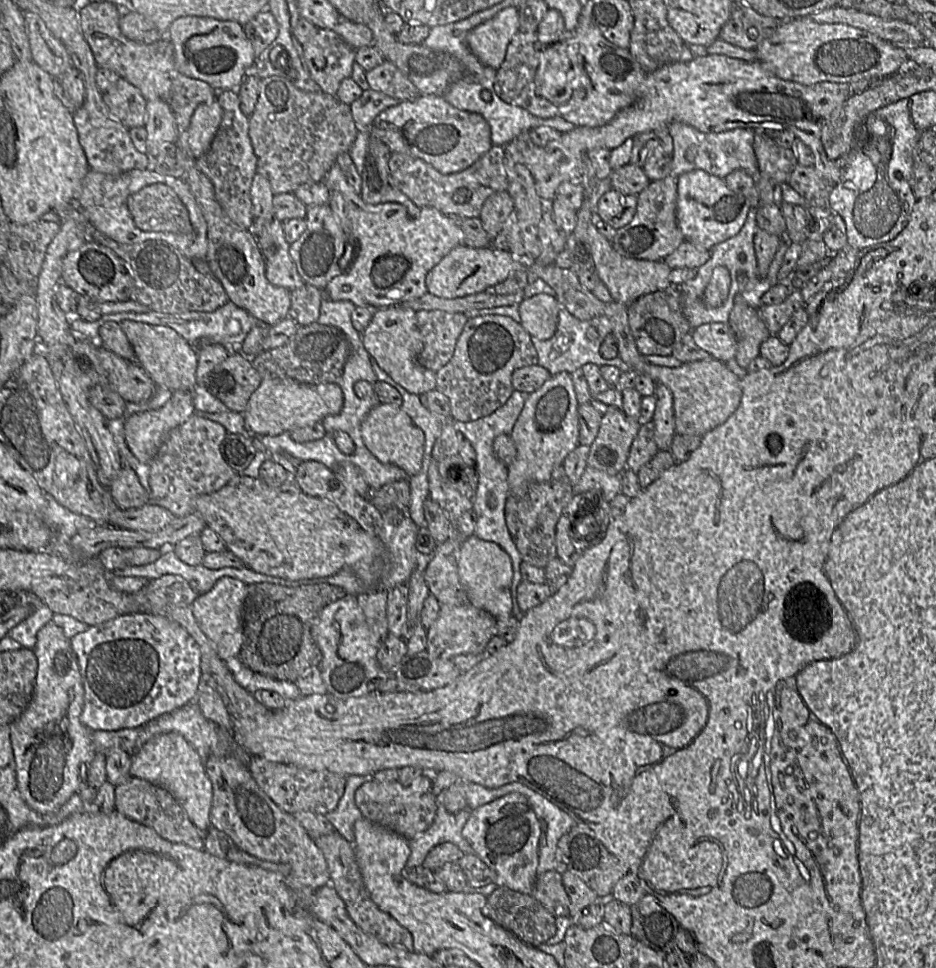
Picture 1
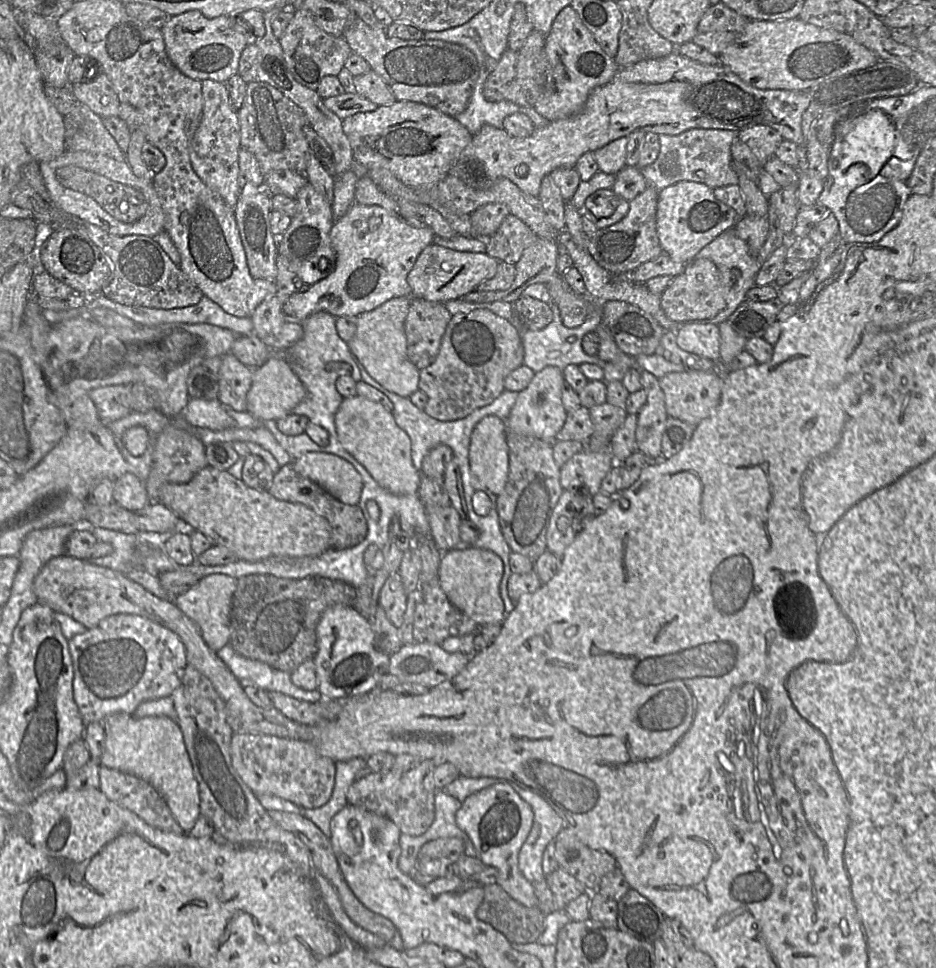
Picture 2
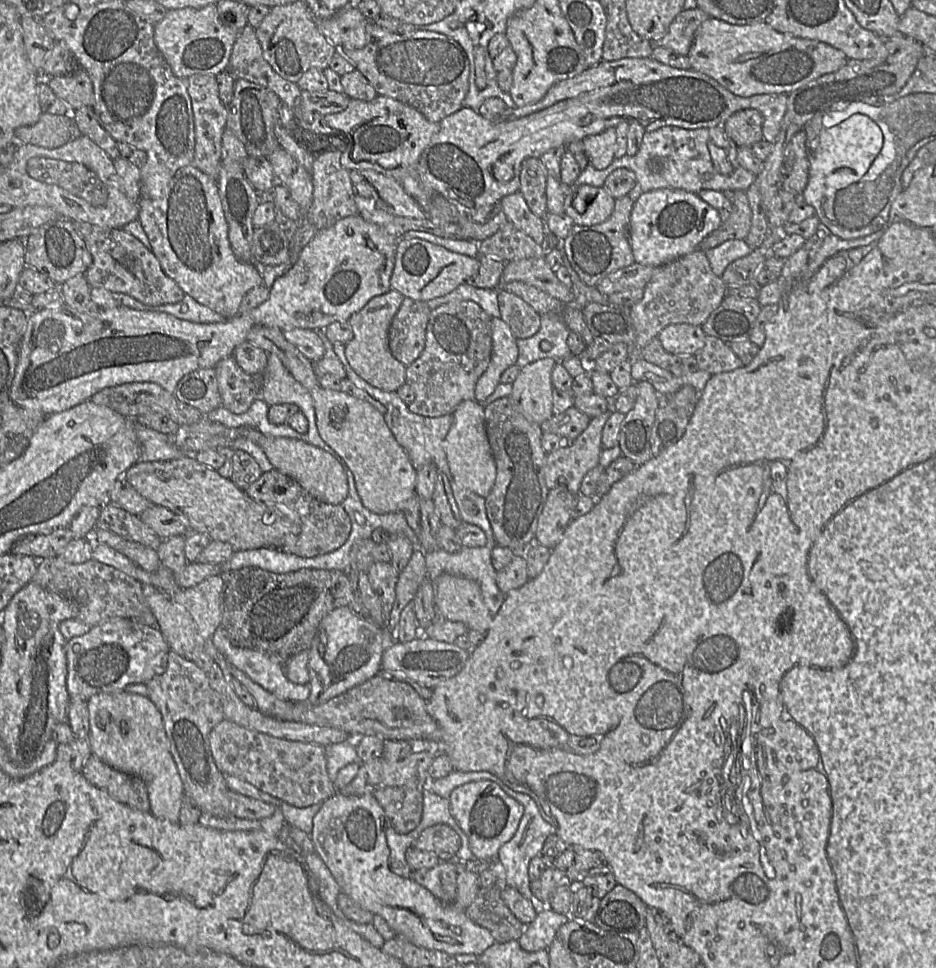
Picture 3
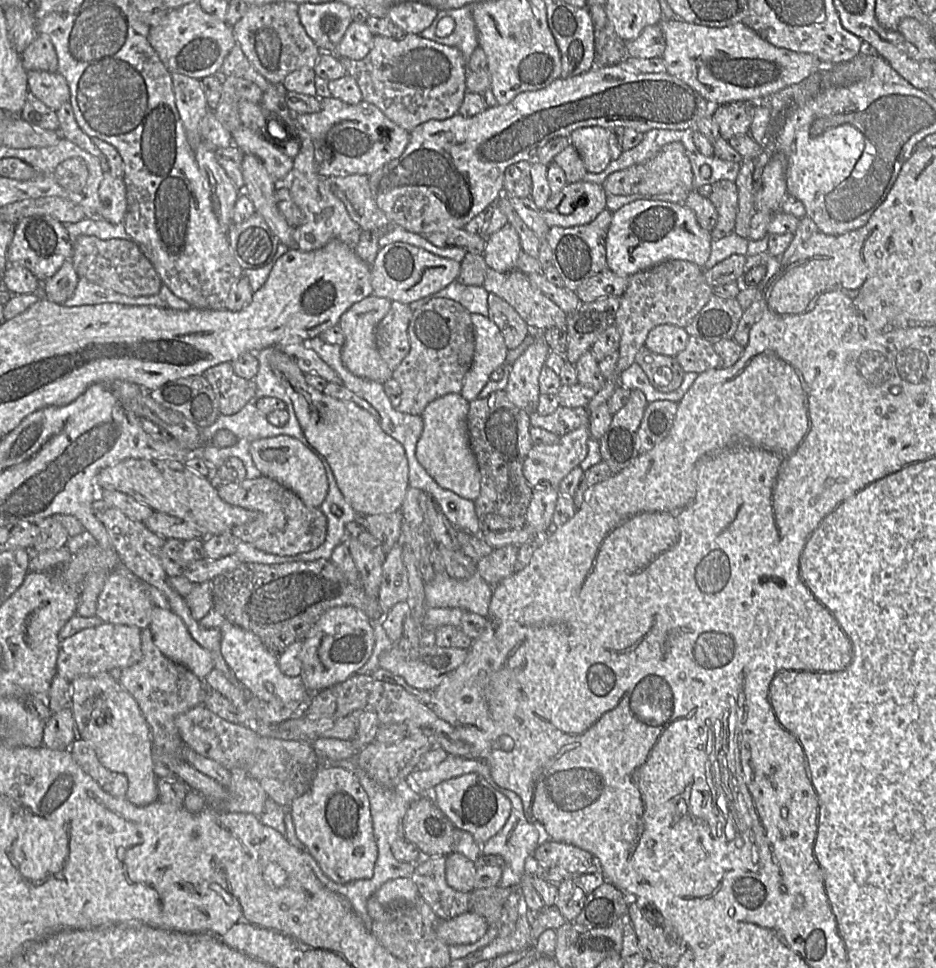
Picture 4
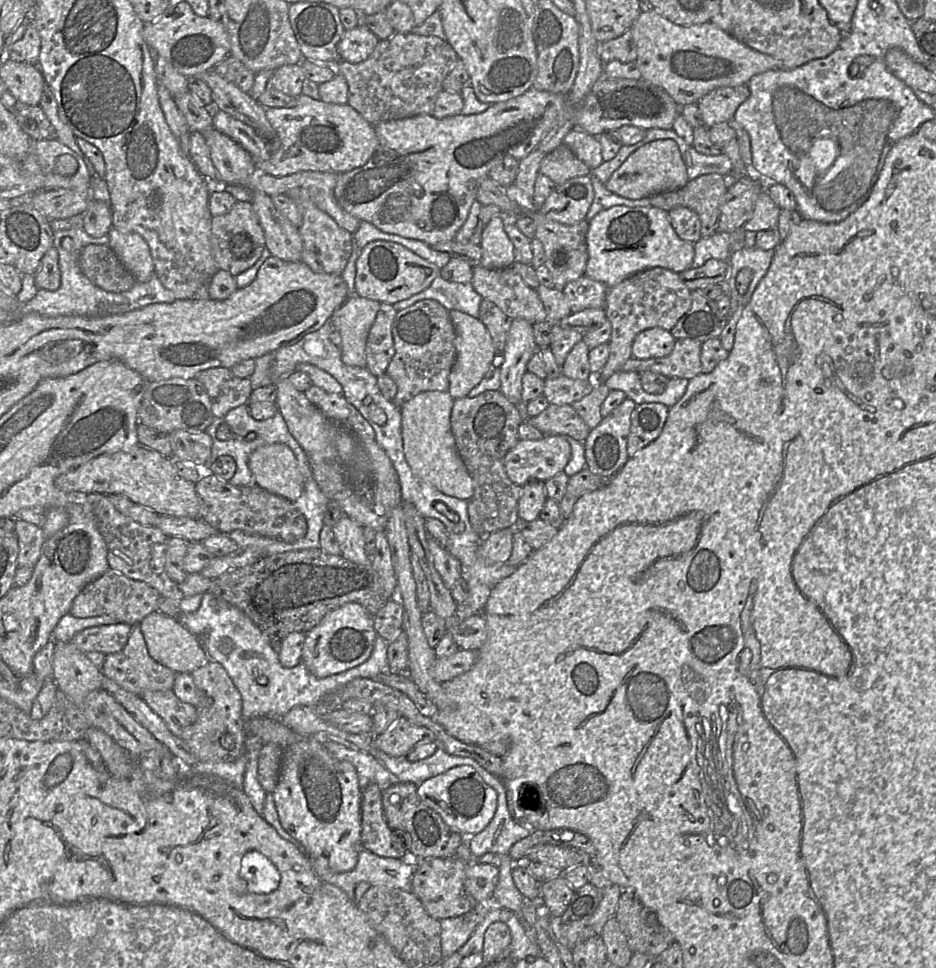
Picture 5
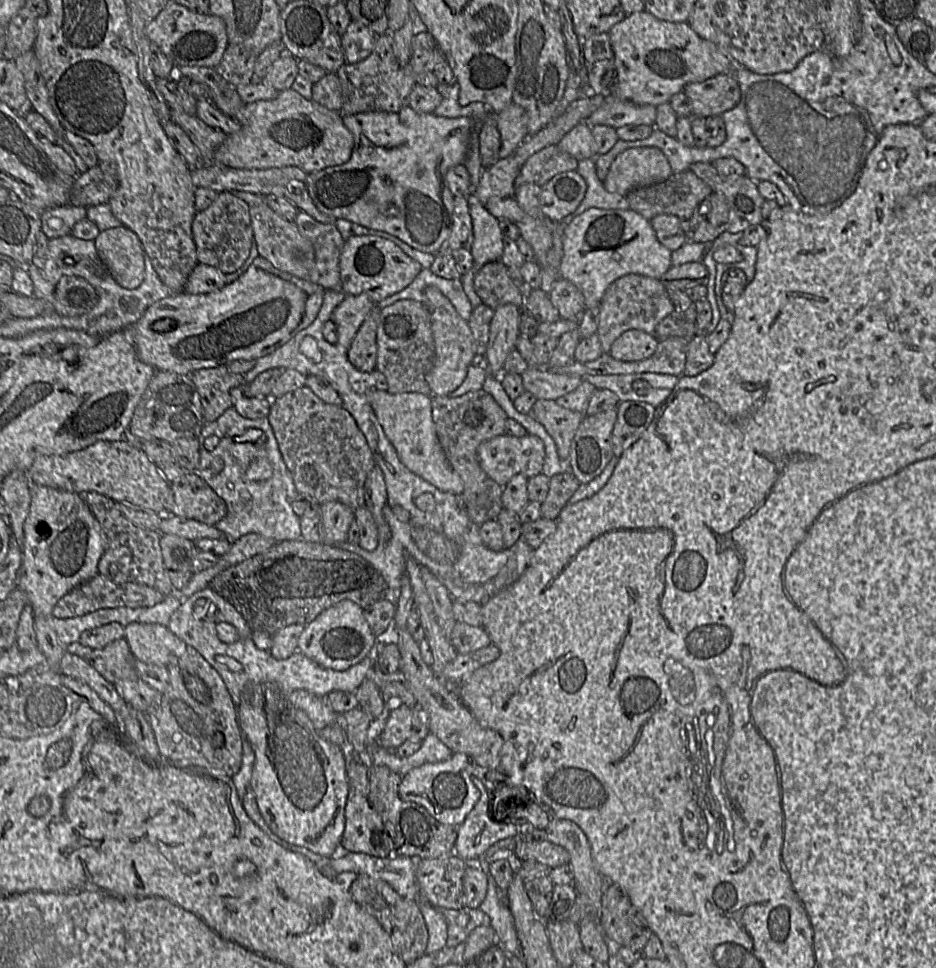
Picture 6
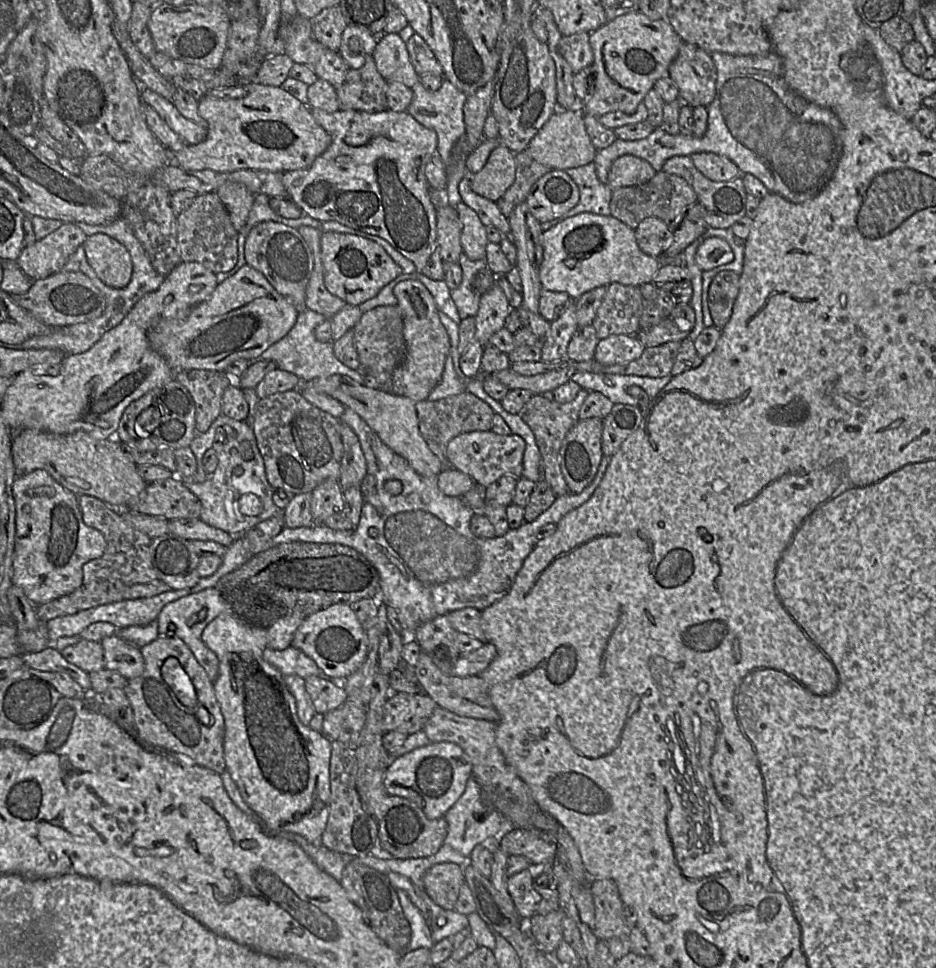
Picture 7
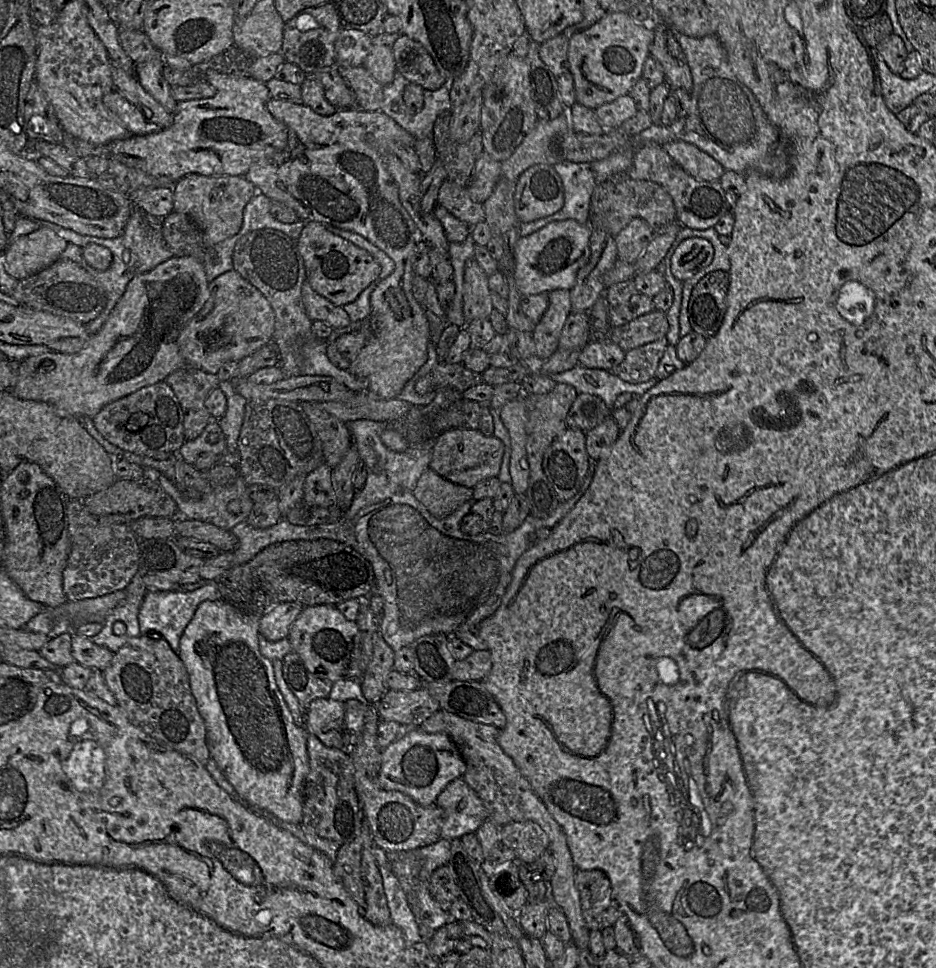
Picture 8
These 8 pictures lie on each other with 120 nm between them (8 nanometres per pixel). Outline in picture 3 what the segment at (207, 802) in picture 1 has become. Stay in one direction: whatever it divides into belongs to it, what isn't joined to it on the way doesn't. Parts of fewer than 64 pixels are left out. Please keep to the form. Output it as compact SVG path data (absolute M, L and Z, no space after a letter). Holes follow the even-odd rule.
M125 690L95 694L86 703L90 725L87 740L92 754L116 770L140 777L147 788L150 813L179 823L184 787L158 708L148 697Z

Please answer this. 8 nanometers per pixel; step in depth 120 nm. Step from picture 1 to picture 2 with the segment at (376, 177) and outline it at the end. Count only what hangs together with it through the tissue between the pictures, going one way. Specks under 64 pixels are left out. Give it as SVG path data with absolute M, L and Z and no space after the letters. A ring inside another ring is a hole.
M364 175L357 179L355 184L354 202L363 205L381 206L414 227L426 226L418 219L400 217L395 199L379 188L368 175Z

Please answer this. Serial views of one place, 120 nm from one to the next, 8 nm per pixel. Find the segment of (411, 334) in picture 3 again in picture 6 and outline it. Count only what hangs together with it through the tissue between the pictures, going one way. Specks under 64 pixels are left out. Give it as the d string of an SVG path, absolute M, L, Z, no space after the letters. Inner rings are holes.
M373 307L346 350L346 356L351 364L362 372L372 373L376 370L376 338L380 310L380 307Z

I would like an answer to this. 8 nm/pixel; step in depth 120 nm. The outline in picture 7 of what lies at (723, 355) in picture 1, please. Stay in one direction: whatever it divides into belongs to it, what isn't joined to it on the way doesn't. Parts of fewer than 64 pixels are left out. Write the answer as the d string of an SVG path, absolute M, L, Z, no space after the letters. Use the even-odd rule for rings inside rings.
M611 335L598 341L594 360L603 365L626 364L638 359L645 348L636 335Z

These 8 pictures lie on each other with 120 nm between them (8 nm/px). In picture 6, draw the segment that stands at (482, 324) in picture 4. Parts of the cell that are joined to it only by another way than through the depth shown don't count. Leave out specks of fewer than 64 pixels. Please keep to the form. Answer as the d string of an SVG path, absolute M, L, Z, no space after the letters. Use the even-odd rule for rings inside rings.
M435 286L423 290L423 305L429 311L435 345L435 362L426 375L431 396L448 396L465 380L469 367L476 356L476 345L468 322L460 317L450 301Z

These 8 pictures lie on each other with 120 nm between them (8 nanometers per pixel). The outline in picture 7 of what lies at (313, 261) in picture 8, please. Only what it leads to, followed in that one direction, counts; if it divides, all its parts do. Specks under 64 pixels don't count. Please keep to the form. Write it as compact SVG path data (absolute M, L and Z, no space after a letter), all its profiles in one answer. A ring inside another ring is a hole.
M324 231L321 236L324 285L348 305L360 305L375 297L403 270L378 243L356 235Z

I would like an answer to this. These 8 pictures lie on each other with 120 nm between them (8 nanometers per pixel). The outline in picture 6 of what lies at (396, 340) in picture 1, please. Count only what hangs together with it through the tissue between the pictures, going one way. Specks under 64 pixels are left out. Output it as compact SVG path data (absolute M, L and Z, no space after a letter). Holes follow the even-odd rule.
M347 295L334 309L331 321L337 330L337 344L347 350L360 326L374 307L374 302L366 295Z

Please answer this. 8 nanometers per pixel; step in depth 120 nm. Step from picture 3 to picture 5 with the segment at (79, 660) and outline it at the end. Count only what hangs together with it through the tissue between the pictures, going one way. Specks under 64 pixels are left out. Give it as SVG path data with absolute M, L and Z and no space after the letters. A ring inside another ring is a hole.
M118 622L85 628L69 641L80 652L100 652L104 655L119 652L126 645L132 626Z

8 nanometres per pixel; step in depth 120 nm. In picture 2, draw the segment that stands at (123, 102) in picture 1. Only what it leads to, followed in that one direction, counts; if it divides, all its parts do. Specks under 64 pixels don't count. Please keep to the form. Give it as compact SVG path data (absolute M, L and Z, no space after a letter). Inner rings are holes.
M99 74L95 79L69 87L77 101L102 118L118 117L119 99L109 78Z

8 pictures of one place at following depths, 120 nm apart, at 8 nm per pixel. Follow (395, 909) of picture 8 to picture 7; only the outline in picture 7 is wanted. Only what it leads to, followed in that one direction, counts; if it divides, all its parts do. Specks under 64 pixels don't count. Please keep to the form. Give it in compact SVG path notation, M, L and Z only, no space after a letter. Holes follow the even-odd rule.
M396 889L404 915L411 927L411 938L406 951L420 948L431 950L434 941L430 929L420 910L413 904L407 893L401 889Z

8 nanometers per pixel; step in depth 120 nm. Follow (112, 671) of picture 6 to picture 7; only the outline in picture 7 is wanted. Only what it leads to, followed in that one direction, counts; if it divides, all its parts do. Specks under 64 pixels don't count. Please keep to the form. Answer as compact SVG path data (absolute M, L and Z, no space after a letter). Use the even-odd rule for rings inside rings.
M80 639L60 651L70 663L88 673L105 669L104 650L100 642Z

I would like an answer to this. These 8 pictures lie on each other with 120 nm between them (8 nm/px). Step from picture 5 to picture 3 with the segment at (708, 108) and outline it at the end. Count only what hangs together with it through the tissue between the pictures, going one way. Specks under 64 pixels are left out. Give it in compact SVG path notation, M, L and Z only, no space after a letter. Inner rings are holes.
M744 109L732 114L722 125L726 135L738 147L750 148L763 140L763 116L756 109Z

